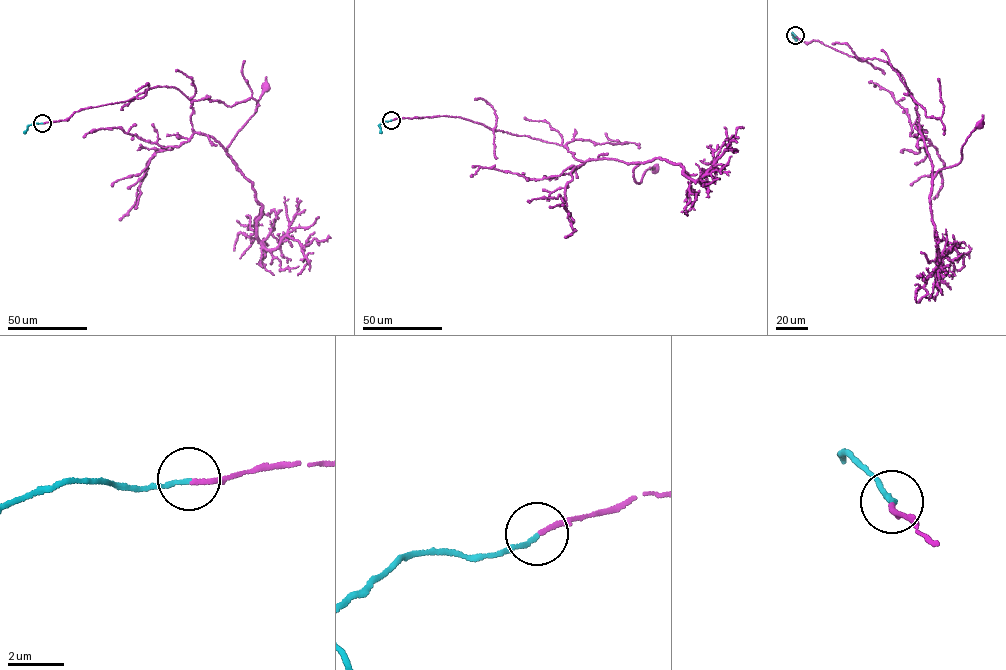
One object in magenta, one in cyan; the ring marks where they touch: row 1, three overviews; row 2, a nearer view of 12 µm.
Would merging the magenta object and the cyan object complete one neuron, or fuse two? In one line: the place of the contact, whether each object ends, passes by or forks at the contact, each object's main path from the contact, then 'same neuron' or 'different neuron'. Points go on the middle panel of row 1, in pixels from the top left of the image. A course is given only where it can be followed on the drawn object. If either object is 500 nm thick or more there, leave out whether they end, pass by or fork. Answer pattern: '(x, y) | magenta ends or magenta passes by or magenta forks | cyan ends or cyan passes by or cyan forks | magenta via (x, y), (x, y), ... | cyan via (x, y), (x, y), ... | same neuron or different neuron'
(391, 120) | magenta ends | cyan ends | magenta via (391, 120), (458, 116), (564, 146), (581, 161), (640, 162), (633, 169), (639, 183), (649, 167), (655, 169) | cyan via (391, 120), (379, 124), (381, 132) | same neuron

